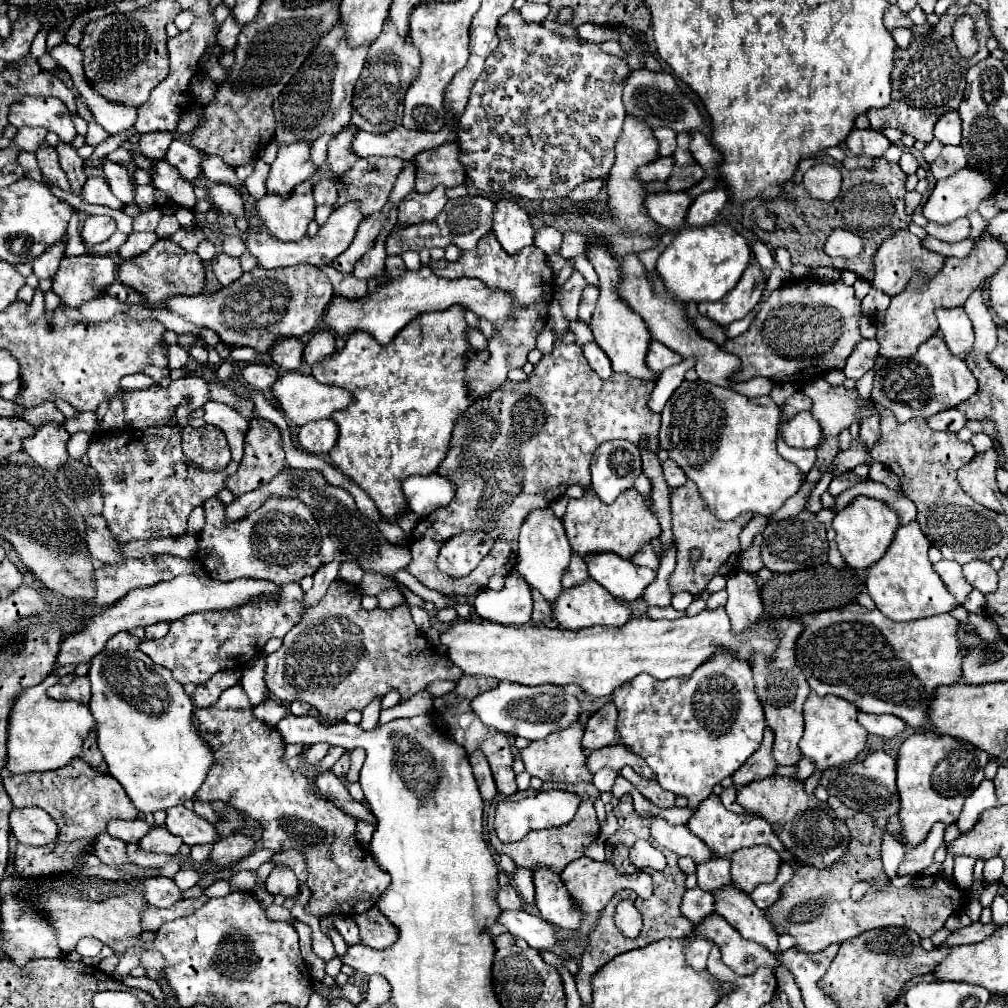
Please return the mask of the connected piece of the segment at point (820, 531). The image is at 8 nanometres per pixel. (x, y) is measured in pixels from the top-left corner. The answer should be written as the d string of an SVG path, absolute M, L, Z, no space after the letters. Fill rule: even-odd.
M799 512L793 520L779 520L771 522L763 532L763 546L761 546L761 558L765 568L771 572L795 572L801 568L815 568L817 564L827 562L827 550L829 540L825 534L825 526L815 520L815 514Z

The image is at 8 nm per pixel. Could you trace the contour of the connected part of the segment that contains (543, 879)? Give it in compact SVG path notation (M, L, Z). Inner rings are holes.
M535 868L533 884L535 884L535 904L541 916L559 928L575 930L579 926L581 912L569 898L567 888L561 882L559 874L549 872L549 868Z

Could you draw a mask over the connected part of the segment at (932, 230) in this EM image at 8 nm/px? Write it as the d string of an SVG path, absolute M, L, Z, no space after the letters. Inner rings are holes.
M957 218L951 224L937 224L937 222L929 222L925 228L931 236L943 240L943 242L959 242L969 238L969 218Z

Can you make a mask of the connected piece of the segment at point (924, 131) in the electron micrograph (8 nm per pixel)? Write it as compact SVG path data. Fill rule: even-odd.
M969 4L963 8L959 6L947 8L947 12L941 14L937 26L933 26L927 34L913 34L909 48L895 50L895 68L891 72L893 98L887 108L867 112L871 120L871 128L873 130L897 128L903 134L913 136L915 140L931 142L937 116L941 116L941 112L947 112L947 110L957 110L963 100L965 74L971 68L971 60L983 60L989 56L989 50L985 46L989 38L991 38L991 30L981 6ZM961 16L971 16L975 20L975 38L979 42L979 50L975 58L963 58L953 42L951 28Z

